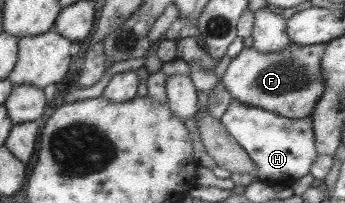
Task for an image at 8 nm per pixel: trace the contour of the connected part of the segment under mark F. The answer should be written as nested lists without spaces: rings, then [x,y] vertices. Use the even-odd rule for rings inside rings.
[[[289,43],[281,51],[261,53],[255,47],[243,48],[240,54],[231,58],[220,82],[234,101],[239,101],[250,107],[259,107],[265,111],[272,111],[287,119],[301,119],[313,113],[315,104],[323,92],[323,79],[321,75],[321,54],[325,44],[297,45]]]

